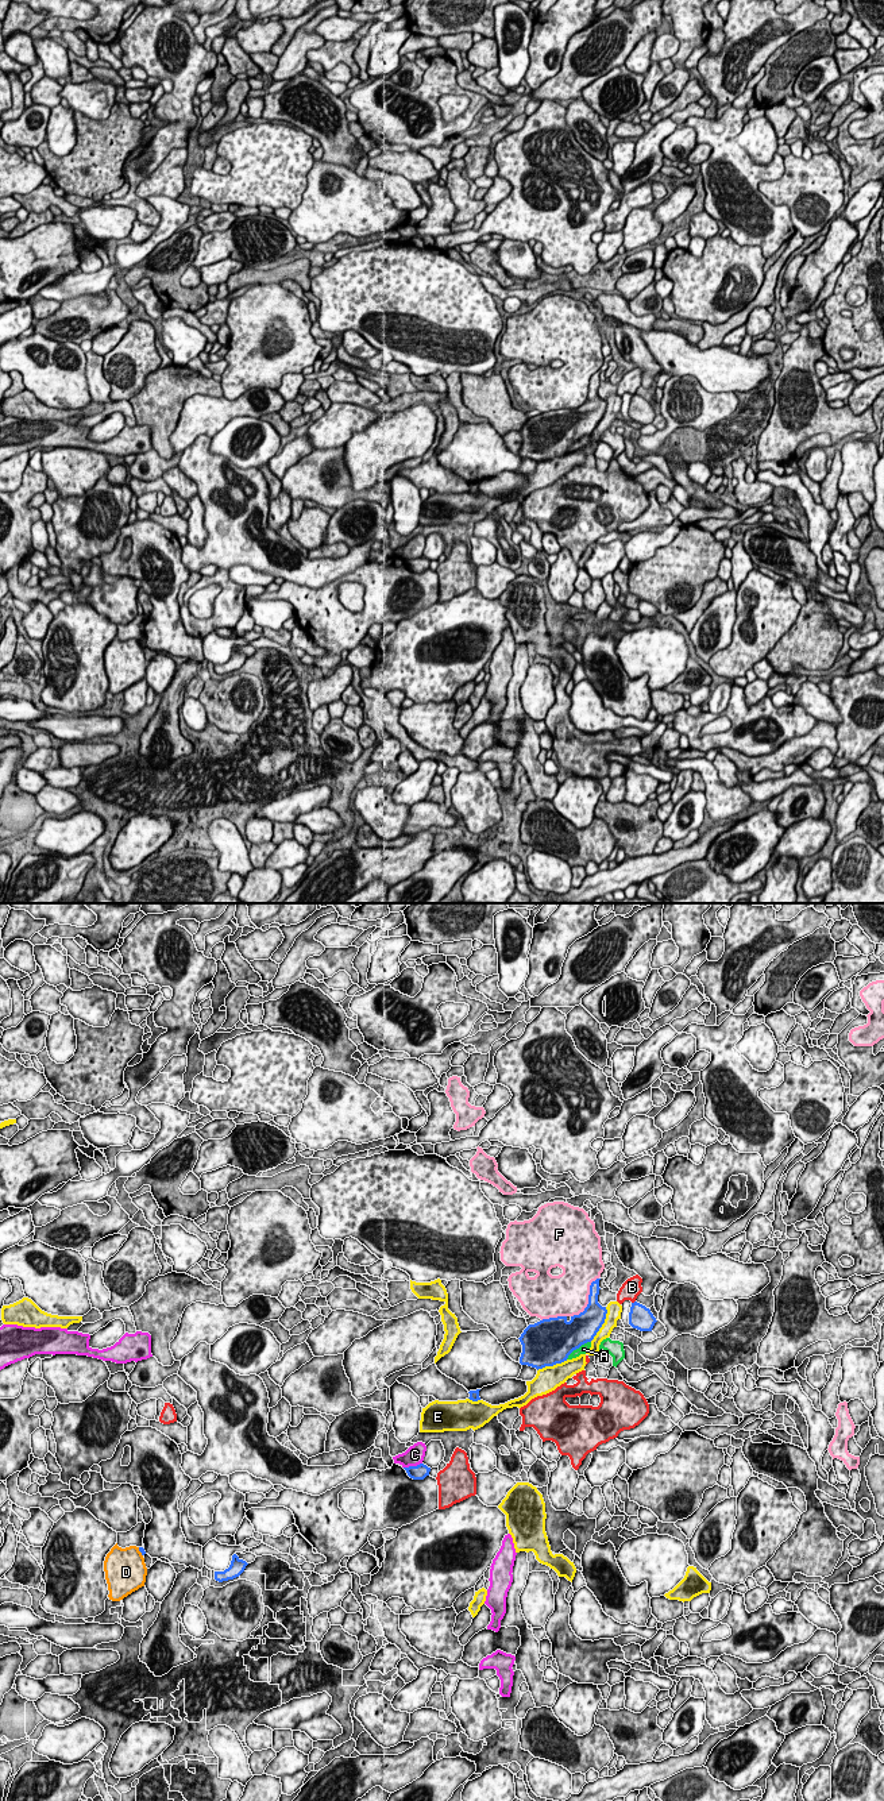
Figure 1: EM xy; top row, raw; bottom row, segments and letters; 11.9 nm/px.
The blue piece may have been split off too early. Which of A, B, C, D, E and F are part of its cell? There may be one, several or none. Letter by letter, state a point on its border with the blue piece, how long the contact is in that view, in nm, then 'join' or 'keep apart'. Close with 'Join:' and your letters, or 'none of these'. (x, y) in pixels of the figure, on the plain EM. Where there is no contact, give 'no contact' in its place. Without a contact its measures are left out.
A: meets blue in xy at (578, 440); contact 380 nm long; keep apart
B: meets blue in xy at (634, 394); contact 60 nm long; keep apart
C: meets blue in xy at (412, 559); contact 240 nm long; keep apart
D: meets blue in xy at (139, 643); contact 120 nm long; keep apart
E: meets blue in xy at (602, 416); contact 460 nm long; keep apart
F: meets blue in xy at (589, 392); contact 600 nm long; keep apart
Join: none of these

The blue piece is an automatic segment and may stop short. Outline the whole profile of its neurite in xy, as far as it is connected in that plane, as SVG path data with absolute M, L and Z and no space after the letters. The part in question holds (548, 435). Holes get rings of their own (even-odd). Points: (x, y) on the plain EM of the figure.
M599 373L591 375L588 397L583 405L579 408L571 409L571 413L567 413L567 409L557 409L543 412L534 417L529 417L521 429L518 431L522 437L522 446L520 450L521 458L528 458L532 460L543 462L545 459L553 459L567 454L568 448L579 441L582 437L591 435L602 417L605 416L607 402L598 396L599 387Z

